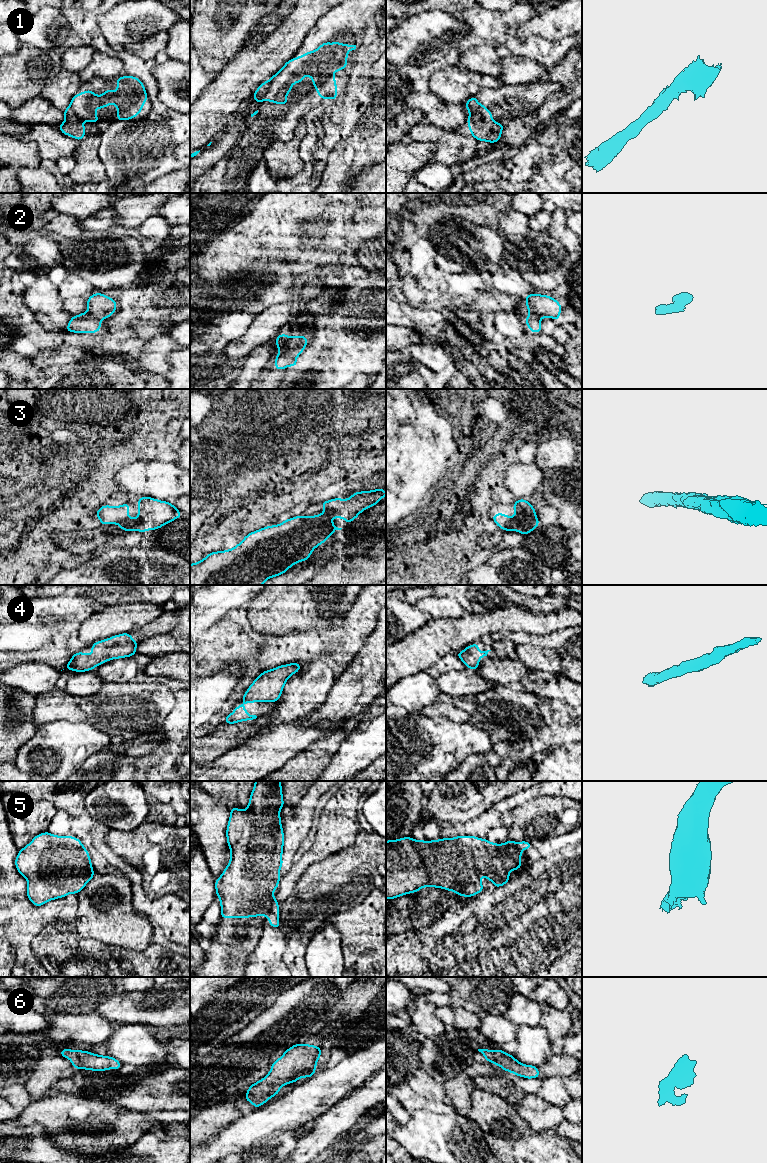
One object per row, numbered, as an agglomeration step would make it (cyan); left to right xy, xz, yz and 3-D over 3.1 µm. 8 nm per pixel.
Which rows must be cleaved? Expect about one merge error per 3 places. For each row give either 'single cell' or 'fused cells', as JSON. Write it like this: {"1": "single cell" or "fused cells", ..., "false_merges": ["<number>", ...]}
{"1": "fused cells", "2": "fused cells", "3": "single cell", "4": "single cell", "5": "single cell", "6": "single cell", "false_merges": ["1", "2"]}

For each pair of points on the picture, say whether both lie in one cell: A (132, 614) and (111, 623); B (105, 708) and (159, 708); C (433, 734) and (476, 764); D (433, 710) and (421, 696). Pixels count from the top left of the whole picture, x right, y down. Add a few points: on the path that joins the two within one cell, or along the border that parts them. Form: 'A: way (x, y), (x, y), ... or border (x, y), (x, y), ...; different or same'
A: way (127, 615), (116, 619); same
B: way (118, 708), (146, 708); same
C: border (483, 753), (469, 754), (452, 770); different
D: border (440, 692), (437, 698), (420, 712); different

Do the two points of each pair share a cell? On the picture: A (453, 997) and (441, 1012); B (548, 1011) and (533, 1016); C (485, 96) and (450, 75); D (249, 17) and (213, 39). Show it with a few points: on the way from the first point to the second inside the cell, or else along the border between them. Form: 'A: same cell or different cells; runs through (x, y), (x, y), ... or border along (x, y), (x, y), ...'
A: different cells; border along (448, 1004), (461, 1006), (470, 1012)
B: different cells; border along (541, 1004), (541, 1020), (538, 1025)
C: different cells; border along (481, 87), (475, 95), (471, 96), (463, 104)
D: same cell; runs through (240, 23), (227, 35), (222, 35)

